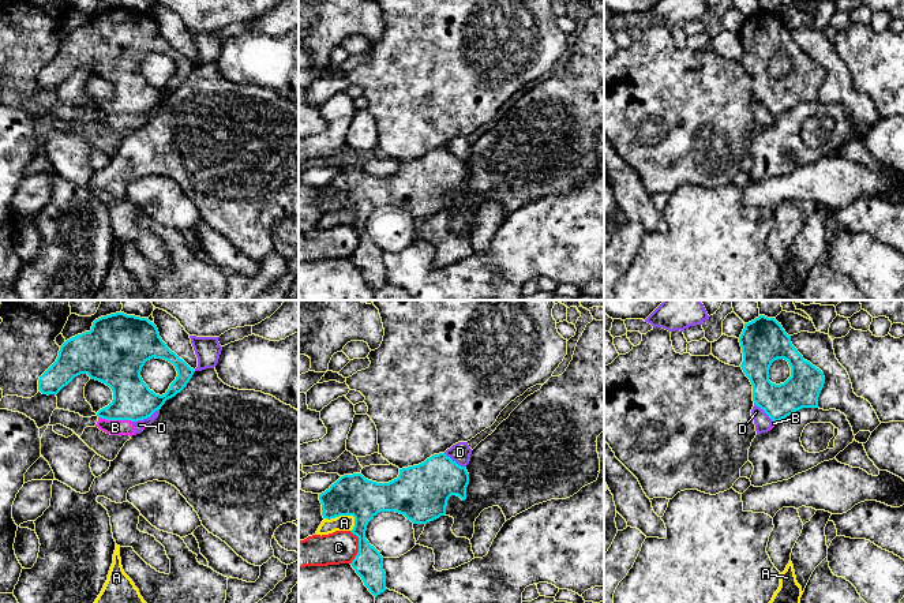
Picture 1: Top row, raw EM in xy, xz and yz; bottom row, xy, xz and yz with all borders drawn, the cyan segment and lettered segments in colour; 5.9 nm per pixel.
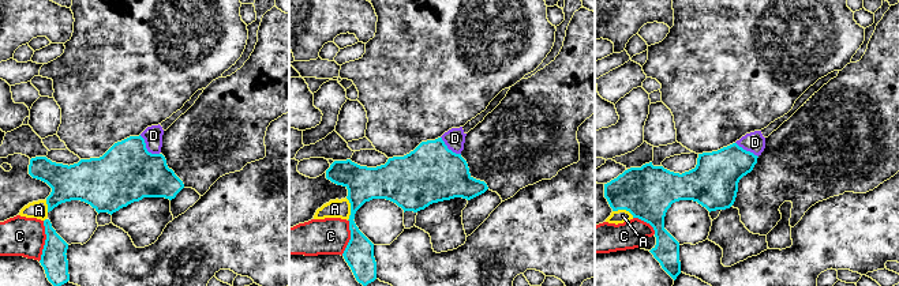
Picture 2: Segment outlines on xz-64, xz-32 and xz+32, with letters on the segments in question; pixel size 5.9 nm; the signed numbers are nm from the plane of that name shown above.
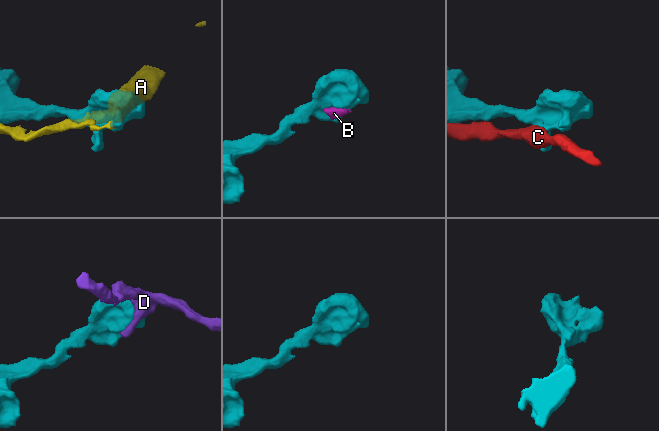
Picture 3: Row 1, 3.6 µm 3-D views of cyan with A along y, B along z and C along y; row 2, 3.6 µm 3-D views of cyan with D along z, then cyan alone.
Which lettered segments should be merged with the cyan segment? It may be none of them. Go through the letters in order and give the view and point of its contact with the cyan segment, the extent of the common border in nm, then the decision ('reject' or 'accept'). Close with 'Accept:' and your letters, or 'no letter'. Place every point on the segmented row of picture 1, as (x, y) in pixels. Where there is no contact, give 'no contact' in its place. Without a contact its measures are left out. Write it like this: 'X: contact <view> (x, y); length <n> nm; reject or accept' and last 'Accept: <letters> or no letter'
A: contact xz (344, 515); length 190 nm; reject
B: contact xy (115, 419); length 200 nm; reject
C: contact xz (359, 547); length 200 nm; reject
D: contact xy (145, 418); length 190 nm; reject
Accept: no letter

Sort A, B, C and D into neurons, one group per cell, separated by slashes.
A / B D / C

